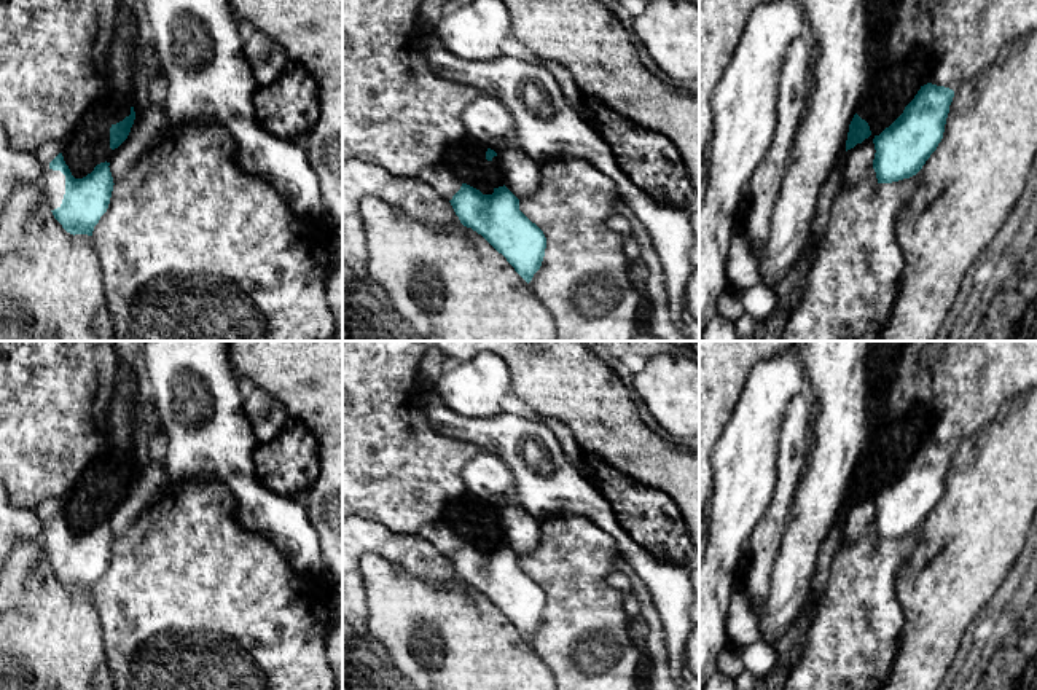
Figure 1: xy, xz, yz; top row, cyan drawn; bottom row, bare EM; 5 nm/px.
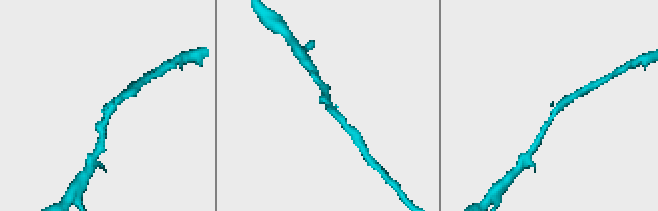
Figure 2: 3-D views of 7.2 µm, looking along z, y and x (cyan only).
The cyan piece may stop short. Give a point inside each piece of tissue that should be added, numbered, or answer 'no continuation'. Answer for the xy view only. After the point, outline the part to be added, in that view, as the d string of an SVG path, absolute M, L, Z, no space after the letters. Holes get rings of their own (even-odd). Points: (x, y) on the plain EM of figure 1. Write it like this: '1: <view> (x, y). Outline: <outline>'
1: xy (51, 541). Outline: M46 523L33 540L40 545L41 555L49 567L61 564L65 551L65 532L61 527L53 527Z

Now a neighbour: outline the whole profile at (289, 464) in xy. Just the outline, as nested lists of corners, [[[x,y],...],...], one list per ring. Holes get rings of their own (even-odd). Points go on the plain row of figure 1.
[[[287,421],[284,429],[253,451],[260,481],[285,497],[303,497],[319,476],[319,443],[298,421]]]

